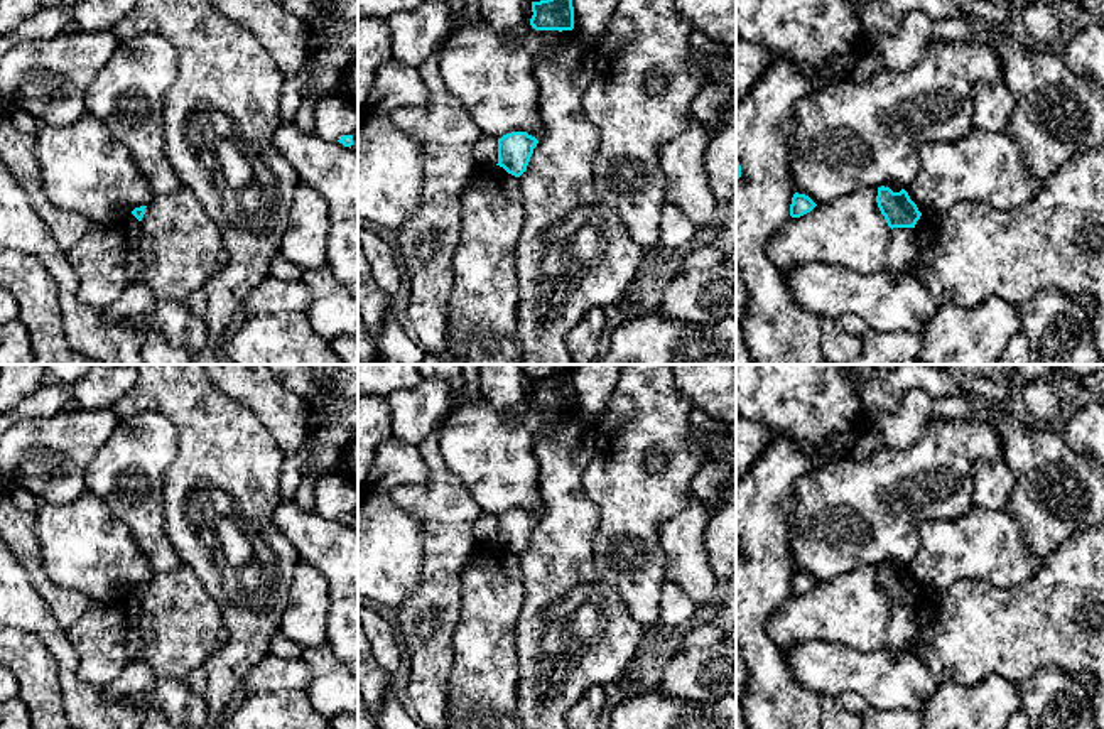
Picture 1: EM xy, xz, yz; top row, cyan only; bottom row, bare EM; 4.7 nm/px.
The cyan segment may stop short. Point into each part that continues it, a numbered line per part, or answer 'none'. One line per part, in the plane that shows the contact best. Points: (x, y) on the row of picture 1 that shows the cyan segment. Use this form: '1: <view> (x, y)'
none

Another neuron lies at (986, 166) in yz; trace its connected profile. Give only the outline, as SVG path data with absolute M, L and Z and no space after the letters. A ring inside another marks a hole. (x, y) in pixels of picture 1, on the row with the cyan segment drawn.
M972 127L962 140L923 143L918 154L918 176L905 191L922 214L944 214L961 201L981 201L1006 211L1033 201L1045 186L1028 172L1018 143L1004 132Z

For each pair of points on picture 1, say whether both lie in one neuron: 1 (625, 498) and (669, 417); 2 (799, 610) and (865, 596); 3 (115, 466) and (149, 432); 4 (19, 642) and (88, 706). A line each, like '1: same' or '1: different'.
1: same
2: same
3: same
4: different

